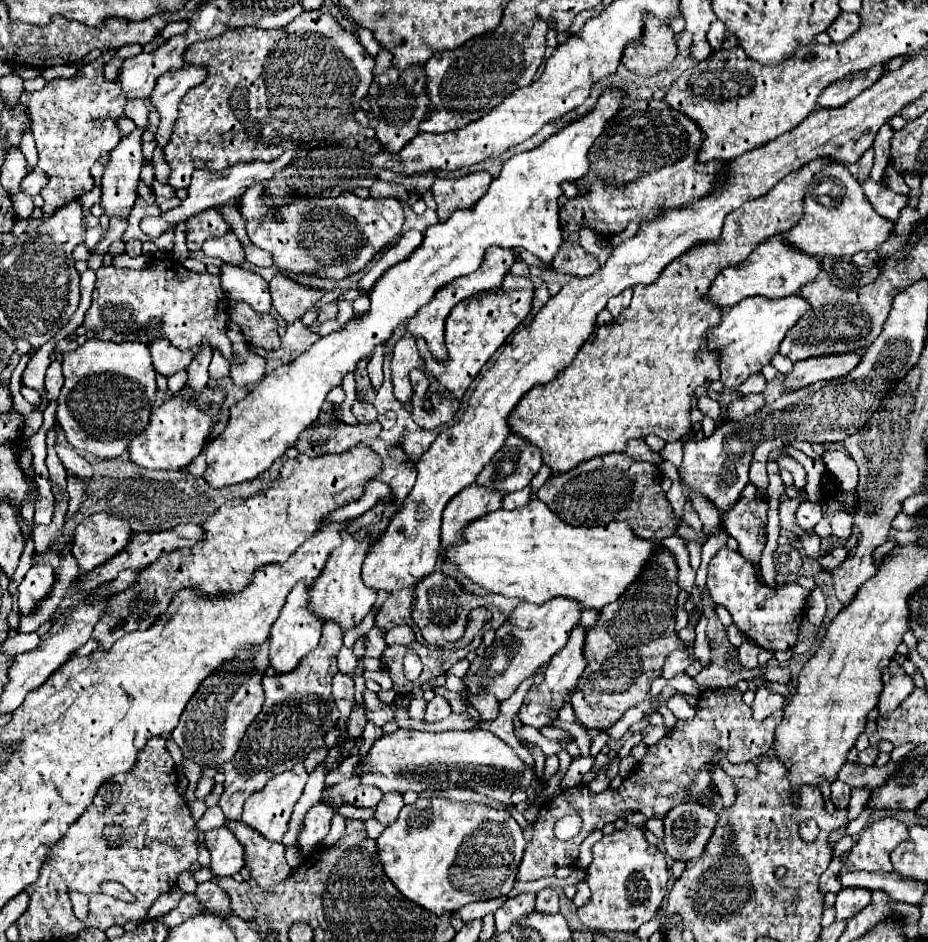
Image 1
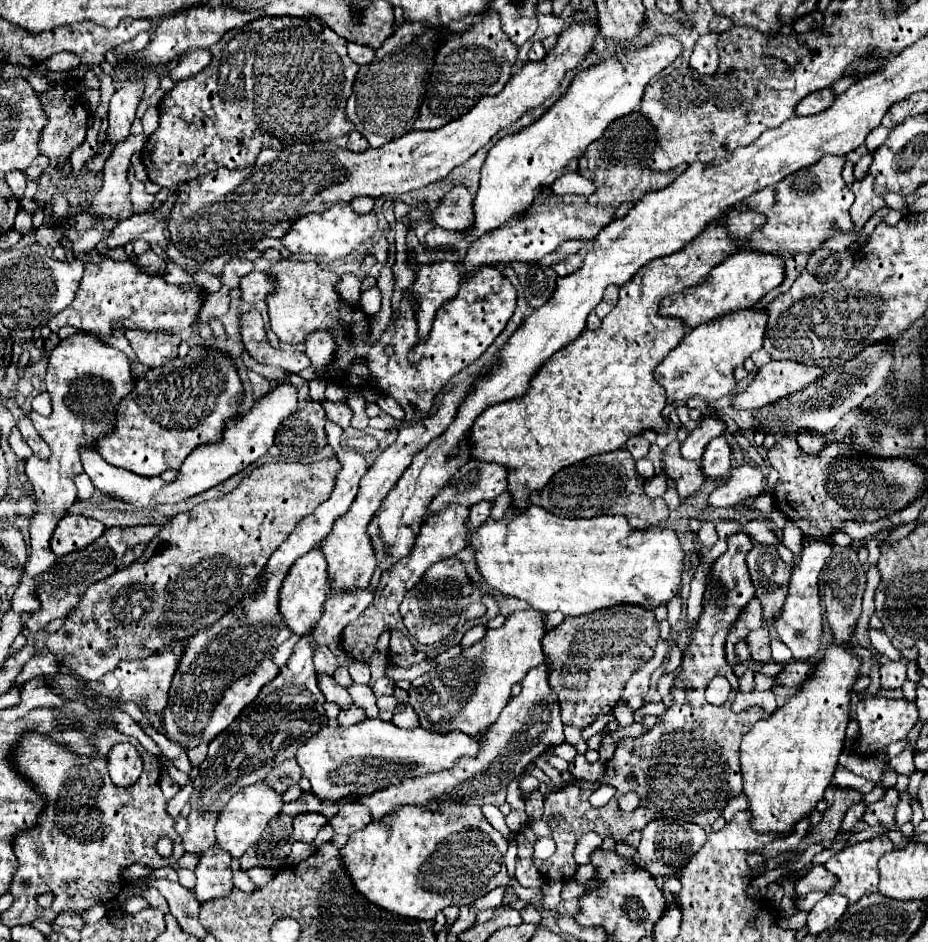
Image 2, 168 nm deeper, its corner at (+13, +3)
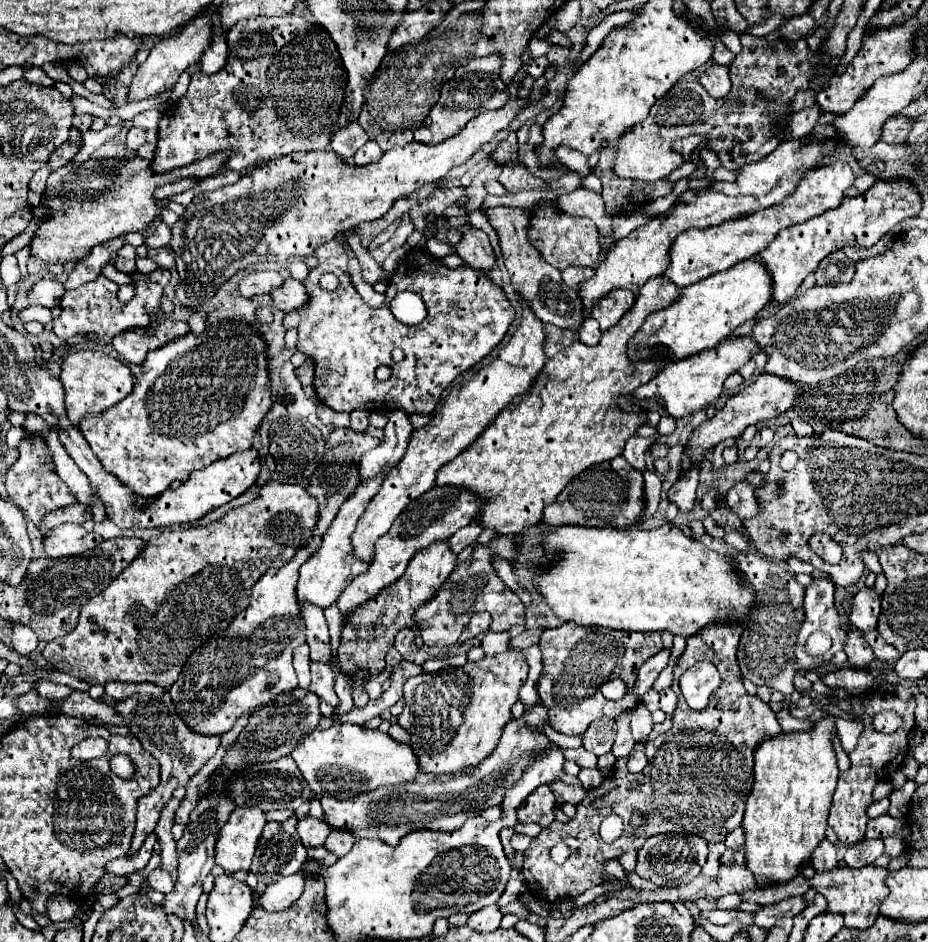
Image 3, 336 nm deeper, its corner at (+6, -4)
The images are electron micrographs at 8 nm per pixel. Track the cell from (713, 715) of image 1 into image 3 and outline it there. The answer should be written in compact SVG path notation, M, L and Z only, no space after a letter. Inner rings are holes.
M745 621L731 623L731 625L729 623L707 625L699 633L695 633L695 637L687 639L687 647L685 647L683 655L677 659L677 665L673 669L671 689L677 693L679 701L677 701L677 709L673 713L671 731L667 735L653 739L653 741L645 741L645 743L635 745L637 751L643 751L649 759L649 765L643 769L641 775L629 773L627 757L619 757L615 763L613 775L605 777L605 781L599 787L589 789L587 795L583 797L583 801L577 803L575 817L571 817L567 823L563 823L563 827L553 827L553 823L551 823L551 847L555 847L557 843L565 843L571 849L571 853L569 853L565 863L557 865L555 861L551 861L551 865L545 865L545 869L541 869L541 871L537 869L537 875L533 873L533 869L529 871L529 867L525 867L527 879L533 885L533 893L537 893L539 899L551 901L551 903L557 903L563 897L575 899L577 895L581 895L589 887L595 887L601 883L601 869L603 869L605 859L619 857L621 853L625 853L629 849L639 849L643 845L643 841L651 835L657 835L657 833L693 833L693 835L705 837L709 843L715 843L715 841L723 841L727 837L727 833L731 833L735 827L741 825L743 813L745 813L745 801L747 801L751 785L753 785L753 751L761 739L775 737L781 733L781 727L775 719L773 709L767 703L763 703L759 697L749 695L743 687L737 657L735 657L743 629L745 629ZM699 661L715 663L715 667L721 673L719 699L713 707L705 709L705 715L693 715L693 709L685 705L685 699L679 691L681 673L685 673L689 667L693 667ZM633 781L641 781L641 787L637 791L629 791L629 785ZM635 811L639 811L645 817L645 823L641 827L631 827L631 823L629 823L629 819ZM611 813L617 813L623 819L625 831L613 843L603 843L599 837L599 825Z

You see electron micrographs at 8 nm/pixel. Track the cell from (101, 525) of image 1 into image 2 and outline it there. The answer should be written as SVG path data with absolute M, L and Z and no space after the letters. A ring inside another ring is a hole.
M66 514L58 522L58 526L52 534L50 548L56 556L64 556L64 554L70 554L74 550L88 546L90 542L100 538L100 534L104 534L104 530L106 530L104 524L94 518Z

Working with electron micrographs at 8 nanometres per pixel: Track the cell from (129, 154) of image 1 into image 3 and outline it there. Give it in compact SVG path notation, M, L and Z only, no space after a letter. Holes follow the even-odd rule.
M201 15L201 17L195 17L191 23L185 25L185 29L175 35L175 37L169 37L169 39L163 39L159 41L147 61L137 69L131 85L129 85L129 93L127 93L127 103L131 101L141 101L141 99L149 99L149 97L157 97L161 95L167 87L175 85L179 75L193 63L199 61L203 49L207 49L209 45L209 35L211 35L211 17L209 15Z

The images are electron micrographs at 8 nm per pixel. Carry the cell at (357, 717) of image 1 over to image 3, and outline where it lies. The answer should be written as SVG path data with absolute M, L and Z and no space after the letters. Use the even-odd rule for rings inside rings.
M311 663L311 685L309 691L315 691L323 701L327 701L331 707L337 705L337 693L335 693L335 677L329 665Z

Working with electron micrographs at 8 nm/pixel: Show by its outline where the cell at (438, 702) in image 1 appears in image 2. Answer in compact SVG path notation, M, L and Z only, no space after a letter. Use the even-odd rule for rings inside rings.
M406 706L402 712L392 716L392 724L400 726L400 728L416 728L418 726L418 716L412 710L412 706Z

